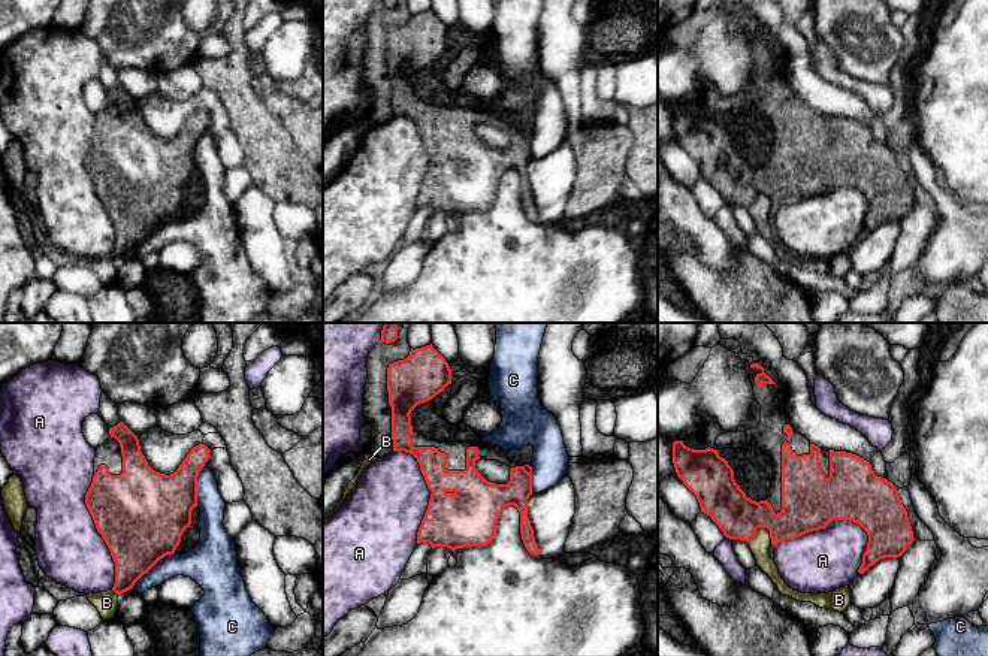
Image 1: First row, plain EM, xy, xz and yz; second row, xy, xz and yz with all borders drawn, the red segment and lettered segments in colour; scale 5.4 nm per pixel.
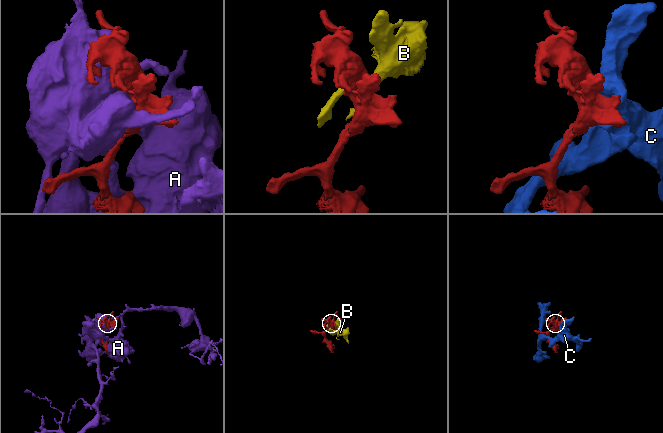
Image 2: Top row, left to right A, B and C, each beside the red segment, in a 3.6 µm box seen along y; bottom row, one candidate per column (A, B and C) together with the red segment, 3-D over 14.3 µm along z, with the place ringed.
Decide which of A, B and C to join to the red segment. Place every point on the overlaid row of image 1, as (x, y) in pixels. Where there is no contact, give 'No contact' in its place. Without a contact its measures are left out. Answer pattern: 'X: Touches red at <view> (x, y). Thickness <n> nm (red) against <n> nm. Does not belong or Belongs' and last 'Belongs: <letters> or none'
A: Touches red at yz (821, 528). Thickness 300 nm (red) against 340 nm. Does not belong
B: Touches red at yz (757, 528). Thickness 240 nm (red) against 110 nm. Does not belong
C: Touches red at xy (151, 567). Thickness 440 nm (red) against 170 nm. Does not belong
Belongs: none

